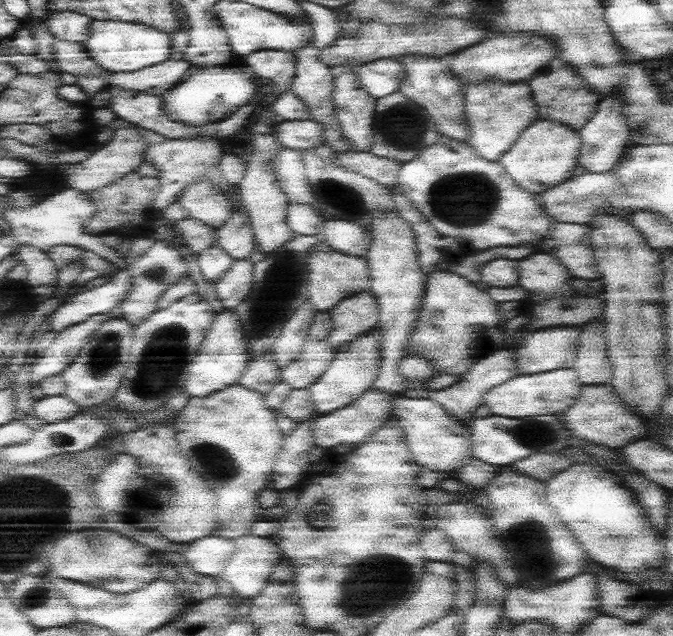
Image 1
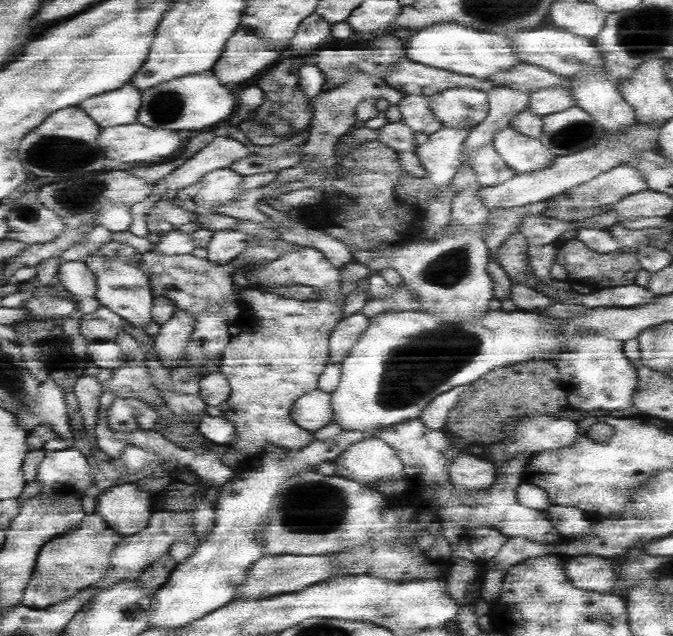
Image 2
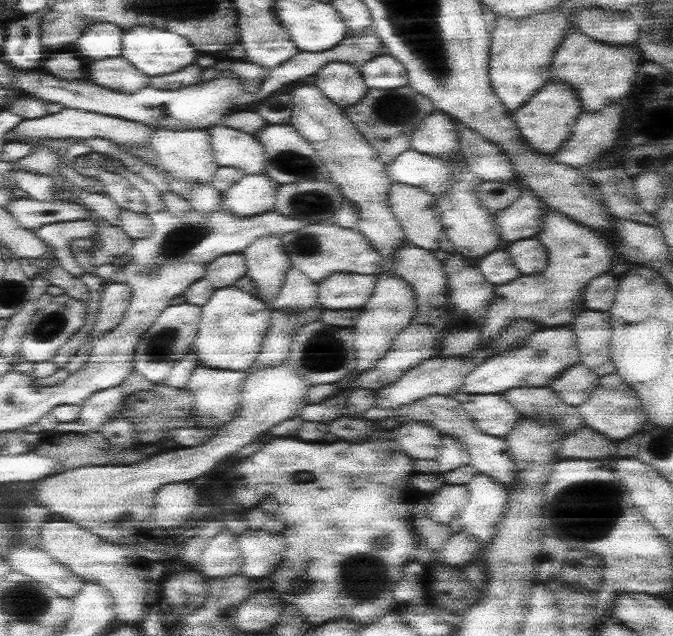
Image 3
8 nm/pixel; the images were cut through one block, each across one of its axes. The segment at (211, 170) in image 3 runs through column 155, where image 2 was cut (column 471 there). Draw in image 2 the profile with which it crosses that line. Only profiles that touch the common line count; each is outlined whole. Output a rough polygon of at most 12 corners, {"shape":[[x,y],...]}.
{"shape":[[488,90],[490,112],[464,144],[468,154],[528,108],[534,92]]}

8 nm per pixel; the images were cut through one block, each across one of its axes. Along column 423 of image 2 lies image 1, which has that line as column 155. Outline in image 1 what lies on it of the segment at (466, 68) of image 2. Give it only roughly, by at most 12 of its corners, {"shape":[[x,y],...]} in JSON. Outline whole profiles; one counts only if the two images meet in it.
{"shape":[[93,20],[83,46],[101,68],[167,62],[169,32]]}

